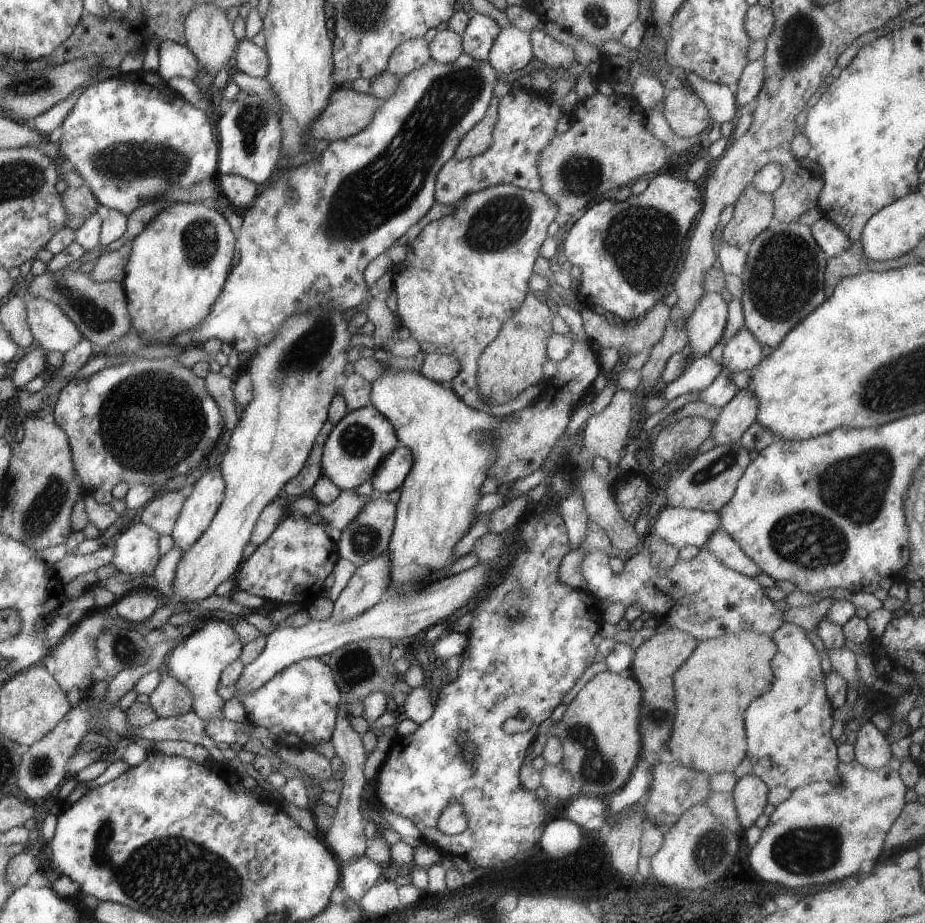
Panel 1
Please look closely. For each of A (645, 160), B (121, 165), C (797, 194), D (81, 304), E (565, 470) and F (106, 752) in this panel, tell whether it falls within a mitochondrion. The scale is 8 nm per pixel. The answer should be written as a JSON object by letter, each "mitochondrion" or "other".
{"A":"other","B":"mitochondrion","C":"other","D":"mitochondrion","E":"mitochondrion","F":"other"}

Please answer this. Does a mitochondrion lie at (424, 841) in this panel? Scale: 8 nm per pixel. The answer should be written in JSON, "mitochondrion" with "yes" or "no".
{"mitochondrion":"no"}

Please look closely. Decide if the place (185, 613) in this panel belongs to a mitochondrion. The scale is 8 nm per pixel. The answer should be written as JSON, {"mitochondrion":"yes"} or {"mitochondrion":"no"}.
{"mitochondrion":"no"}

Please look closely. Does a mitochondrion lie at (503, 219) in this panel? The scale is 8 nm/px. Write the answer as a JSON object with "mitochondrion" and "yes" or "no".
{"mitochondrion":"yes"}

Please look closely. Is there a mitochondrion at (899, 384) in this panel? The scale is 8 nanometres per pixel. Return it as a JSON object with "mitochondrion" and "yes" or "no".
{"mitochondrion":"yes"}

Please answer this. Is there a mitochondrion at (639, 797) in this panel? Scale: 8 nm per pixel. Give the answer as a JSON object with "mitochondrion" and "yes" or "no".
{"mitochondrion":"no"}

